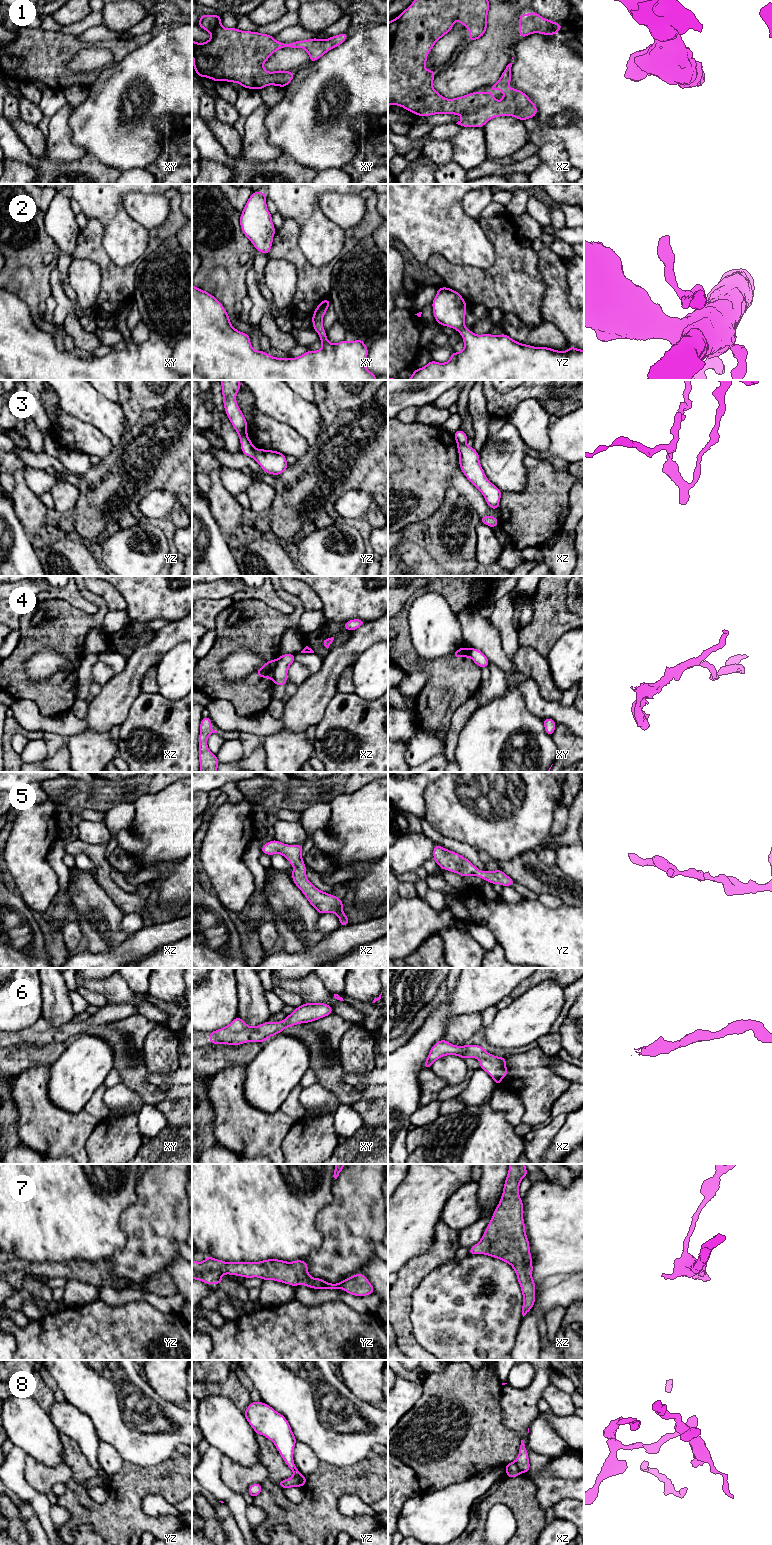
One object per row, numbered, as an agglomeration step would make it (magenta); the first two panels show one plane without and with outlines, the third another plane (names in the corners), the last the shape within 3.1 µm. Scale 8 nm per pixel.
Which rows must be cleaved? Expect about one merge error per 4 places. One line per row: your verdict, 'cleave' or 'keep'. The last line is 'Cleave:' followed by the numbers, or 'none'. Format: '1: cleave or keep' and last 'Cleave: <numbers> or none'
1: keep
2: keep
3: cleave
4: cleave
5: keep
6: keep
7: keep
8: cleave
Cleave: 3, 4, 8

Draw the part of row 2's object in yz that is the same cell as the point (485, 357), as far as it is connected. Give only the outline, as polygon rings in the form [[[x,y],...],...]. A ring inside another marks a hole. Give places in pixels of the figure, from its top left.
[[[448,287],[438,288],[431,304],[436,322],[456,329],[462,335],[464,349],[452,352],[446,363],[431,360],[426,366],[414,369],[407,380],[584,380],[584,350],[571,345],[567,351],[534,347],[519,343],[507,334],[476,335],[464,324],[466,302],[457,291]]]

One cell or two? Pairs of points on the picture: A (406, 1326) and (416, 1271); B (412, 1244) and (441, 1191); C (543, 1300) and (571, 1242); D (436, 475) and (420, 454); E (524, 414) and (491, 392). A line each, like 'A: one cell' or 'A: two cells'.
A: one cell
B: one cell
C: one cell
D: one cell
E: two cells

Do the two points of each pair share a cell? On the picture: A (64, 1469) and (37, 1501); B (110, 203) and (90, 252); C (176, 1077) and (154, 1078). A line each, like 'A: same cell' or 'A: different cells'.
A: different cells
B: different cells
C: same cell

